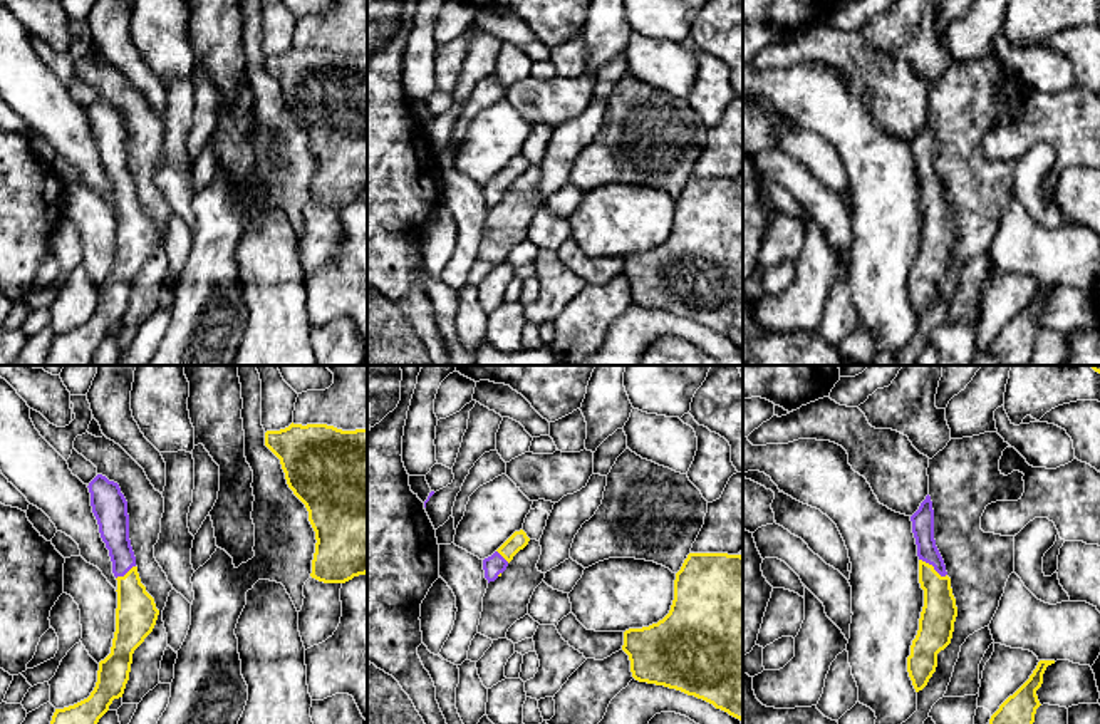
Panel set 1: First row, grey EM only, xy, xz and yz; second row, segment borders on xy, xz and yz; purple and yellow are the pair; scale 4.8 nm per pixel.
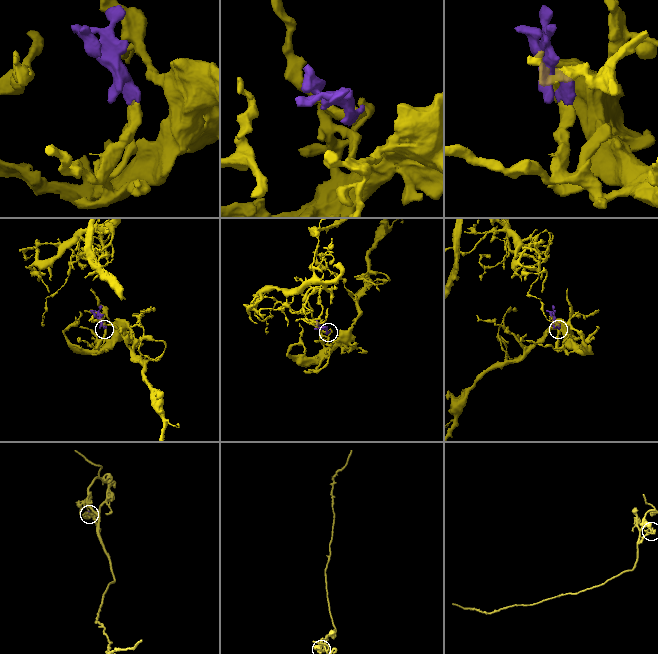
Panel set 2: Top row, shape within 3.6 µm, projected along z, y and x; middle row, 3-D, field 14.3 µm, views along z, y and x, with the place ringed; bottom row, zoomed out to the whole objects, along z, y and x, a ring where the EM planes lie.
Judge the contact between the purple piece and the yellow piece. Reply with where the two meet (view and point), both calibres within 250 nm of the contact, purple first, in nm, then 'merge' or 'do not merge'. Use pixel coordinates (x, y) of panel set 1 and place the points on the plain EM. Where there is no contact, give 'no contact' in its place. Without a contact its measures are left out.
meets purple in yz at (933, 190); 110 nm thick on the purple side, 170 nm on the other; merge

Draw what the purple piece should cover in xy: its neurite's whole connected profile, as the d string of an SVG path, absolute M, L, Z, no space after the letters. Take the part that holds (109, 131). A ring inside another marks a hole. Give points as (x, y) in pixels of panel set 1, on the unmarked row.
M97 99L89 107L91 131L117 204L116 256L111 278L99 287L91 320L74 330L55 334L44 365L92 365L99 344L114 323L122 322L132 278L153 256L159 235L141 208L129 164L127 126L117 107Z

